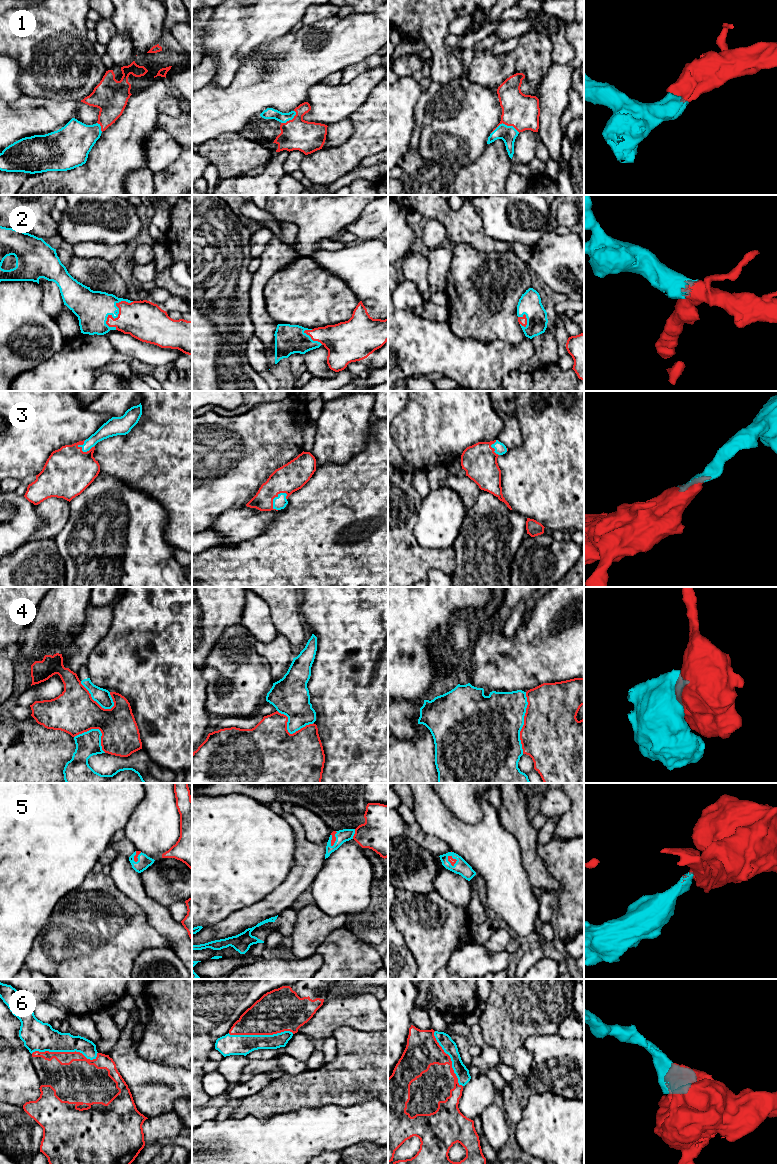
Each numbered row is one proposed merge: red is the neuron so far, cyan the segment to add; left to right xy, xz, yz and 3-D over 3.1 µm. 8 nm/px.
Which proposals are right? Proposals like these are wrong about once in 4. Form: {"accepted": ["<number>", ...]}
{"accepted": ["1", "2", "3", "5", "6"]}

